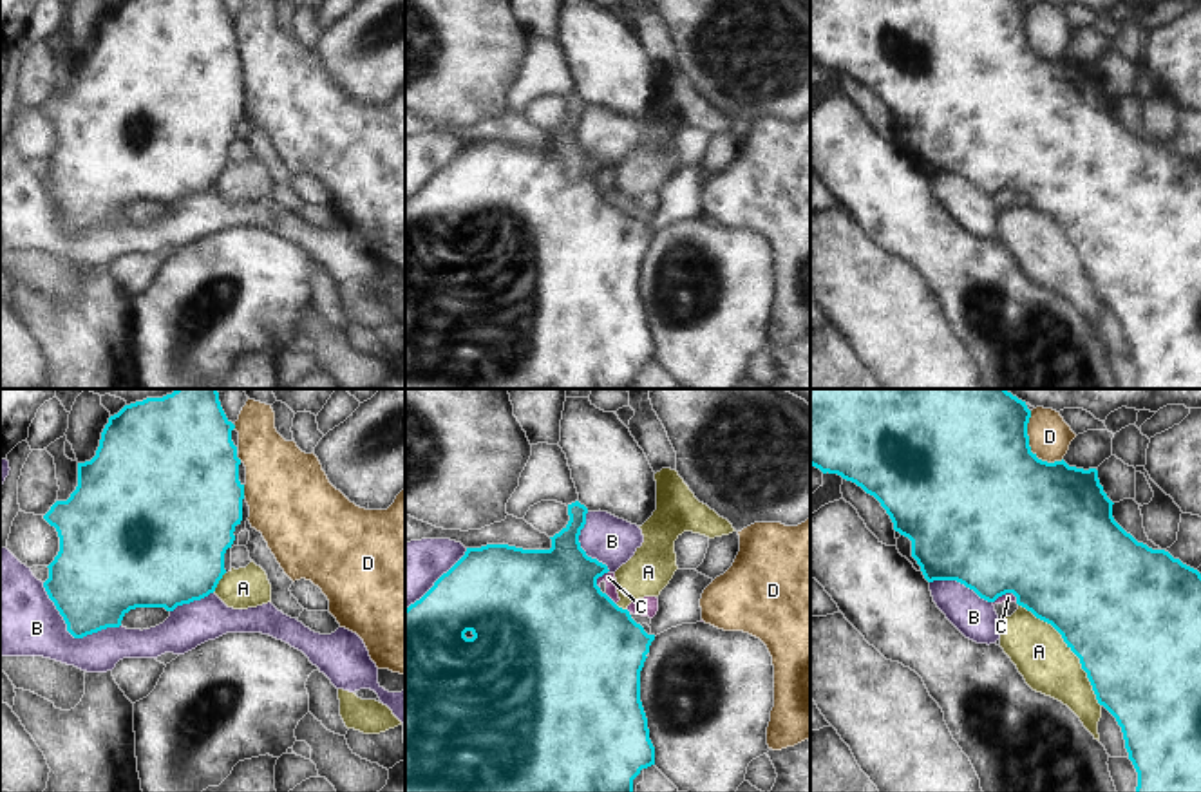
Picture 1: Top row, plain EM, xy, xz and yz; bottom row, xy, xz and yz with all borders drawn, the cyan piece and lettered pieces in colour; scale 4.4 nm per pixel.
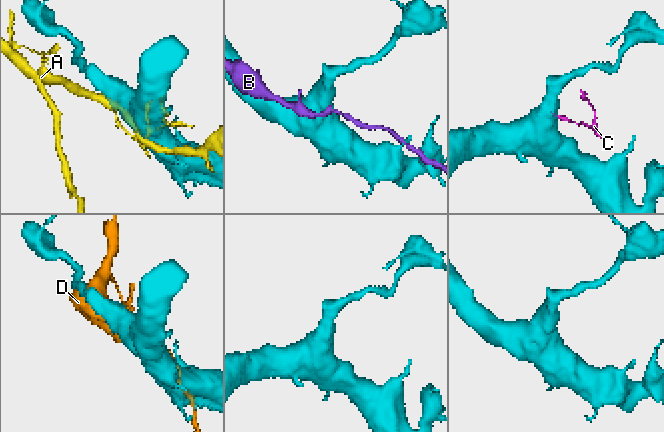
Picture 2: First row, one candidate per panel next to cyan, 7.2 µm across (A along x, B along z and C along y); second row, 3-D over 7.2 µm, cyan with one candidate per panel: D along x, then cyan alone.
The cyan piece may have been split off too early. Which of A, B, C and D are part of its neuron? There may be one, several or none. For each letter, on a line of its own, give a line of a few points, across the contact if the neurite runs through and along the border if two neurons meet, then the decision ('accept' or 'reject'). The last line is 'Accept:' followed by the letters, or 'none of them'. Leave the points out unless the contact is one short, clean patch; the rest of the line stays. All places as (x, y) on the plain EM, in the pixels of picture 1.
A: reject
B: reject
C: line xz (608, 165), (597, 174), (599, 183); reject
D: reject
Accept: none of them

